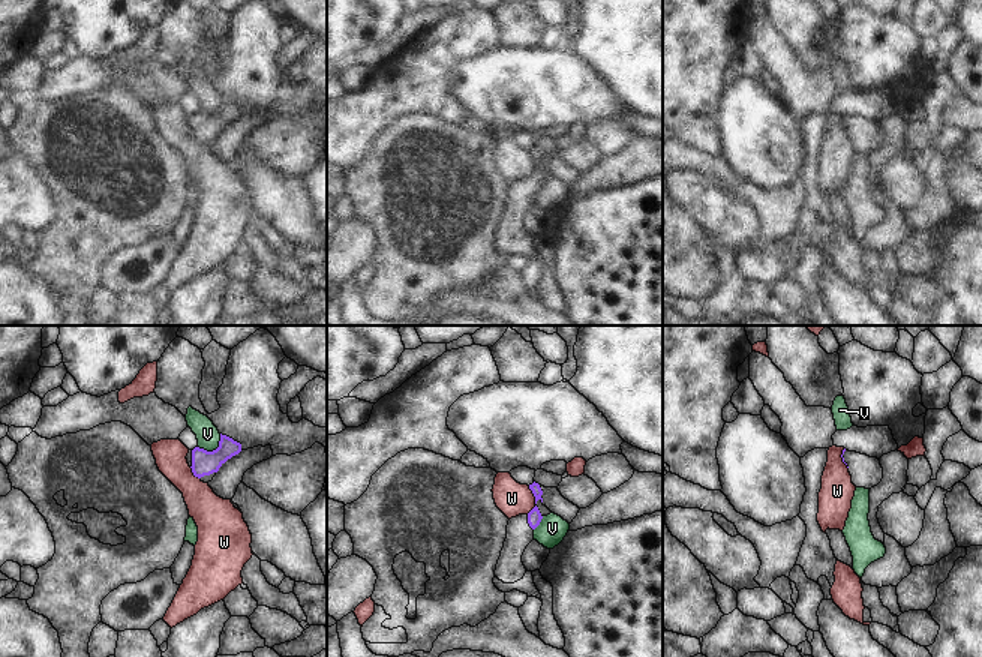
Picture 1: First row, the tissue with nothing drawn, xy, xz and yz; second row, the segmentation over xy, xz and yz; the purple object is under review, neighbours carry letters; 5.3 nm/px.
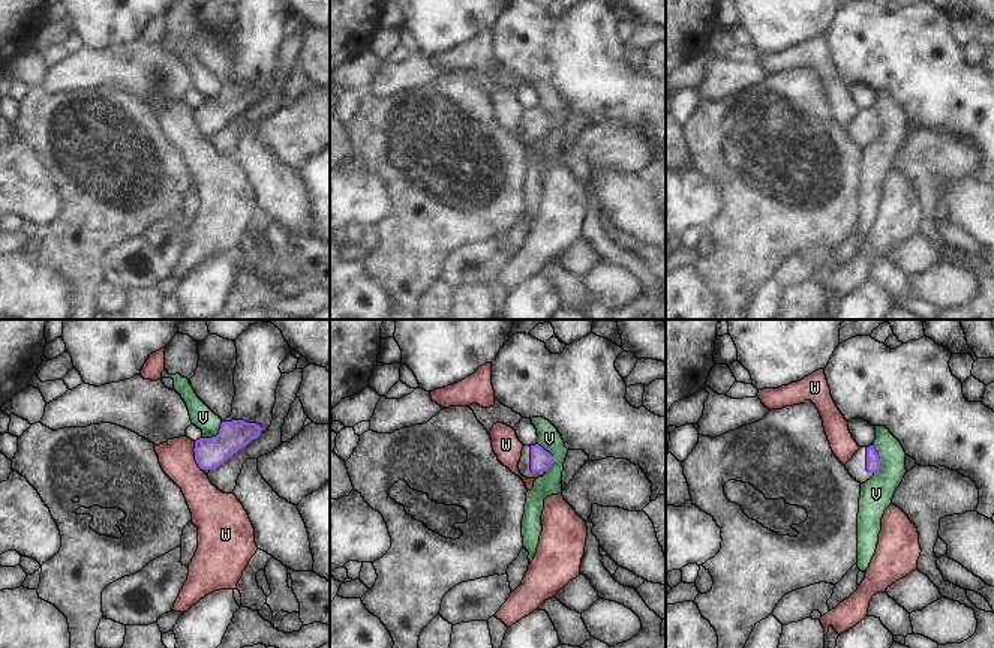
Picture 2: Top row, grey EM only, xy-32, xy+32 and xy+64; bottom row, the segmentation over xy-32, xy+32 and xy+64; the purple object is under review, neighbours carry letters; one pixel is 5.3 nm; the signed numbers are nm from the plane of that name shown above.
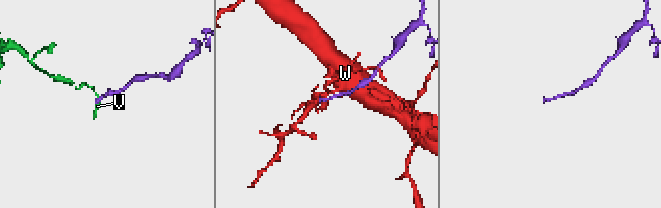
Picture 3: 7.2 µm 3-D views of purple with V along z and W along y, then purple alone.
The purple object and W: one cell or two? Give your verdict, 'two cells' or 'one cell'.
two cells

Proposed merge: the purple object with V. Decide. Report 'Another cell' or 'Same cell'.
Another cell.

